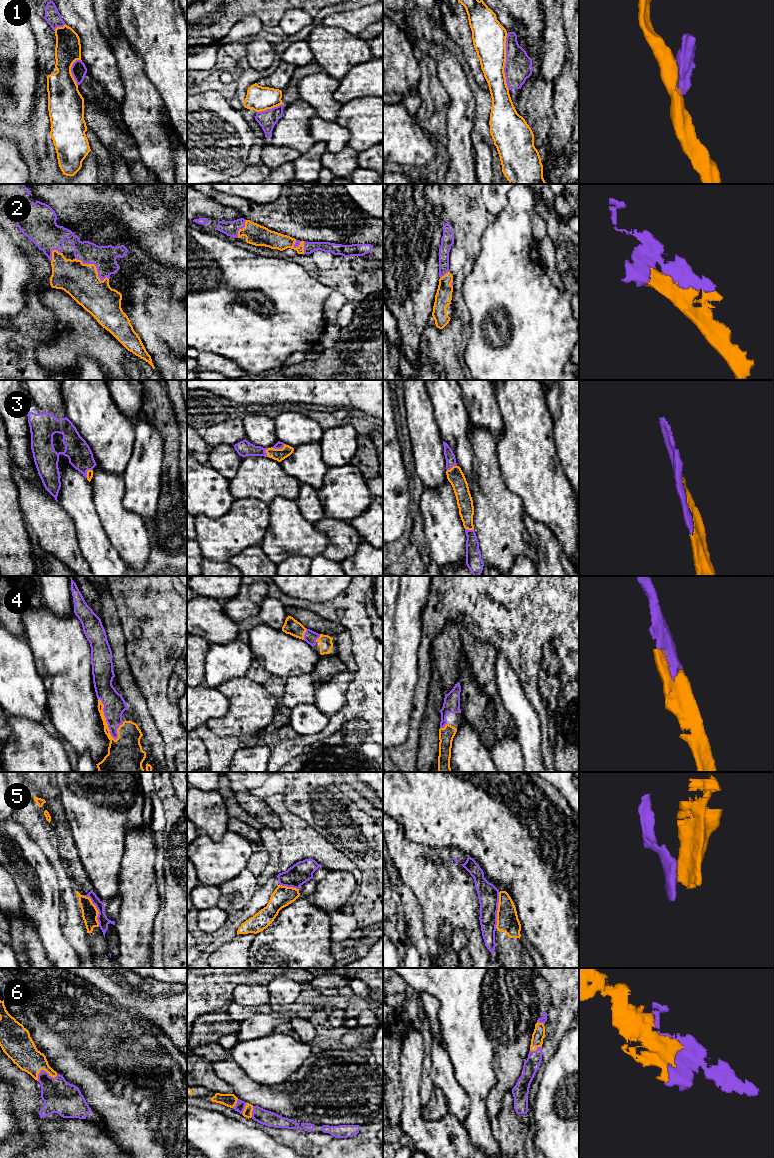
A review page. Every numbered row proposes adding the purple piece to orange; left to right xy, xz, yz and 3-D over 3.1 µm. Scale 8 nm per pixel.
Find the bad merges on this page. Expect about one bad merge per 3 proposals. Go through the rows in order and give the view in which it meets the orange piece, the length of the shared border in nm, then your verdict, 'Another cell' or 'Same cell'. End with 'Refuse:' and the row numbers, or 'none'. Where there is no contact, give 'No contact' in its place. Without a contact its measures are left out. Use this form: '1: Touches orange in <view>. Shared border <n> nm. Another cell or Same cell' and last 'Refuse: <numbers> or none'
1: Touches orange in yz. Shared border 460 nm. Another cell
2: Touches orange in xy. Shared border 320 nm. Same cell
3: Touches orange in xz. Shared border 110 nm. Same cell
4: Touches orange in xy. Shared border 380 nm. Same cell
5: Touches orange in xy. Shared border 280 nm. Another cell
6: Touches orange in xy. Shared border 180 nm. Same cell
Refuse: 1, 5

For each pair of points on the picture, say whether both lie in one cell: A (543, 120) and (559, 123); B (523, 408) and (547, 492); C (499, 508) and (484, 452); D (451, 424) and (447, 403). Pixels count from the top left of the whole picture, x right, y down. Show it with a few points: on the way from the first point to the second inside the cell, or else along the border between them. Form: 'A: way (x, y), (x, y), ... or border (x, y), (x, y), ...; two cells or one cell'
A: border (550, 113), (550, 131), (548, 141), (545, 144); two cells
B: way (527, 429), (527, 458), (533, 471); one cell
C: way (490, 494), (486, 466); one cell
D: way (451, 419), (449, 408); one cell

